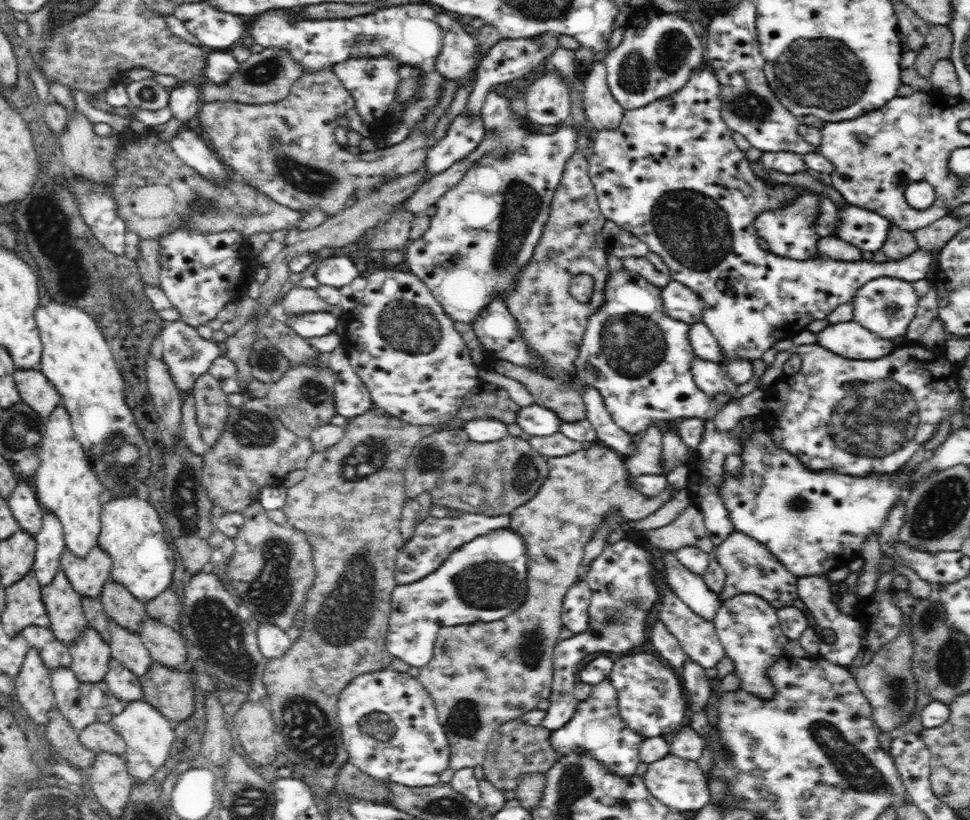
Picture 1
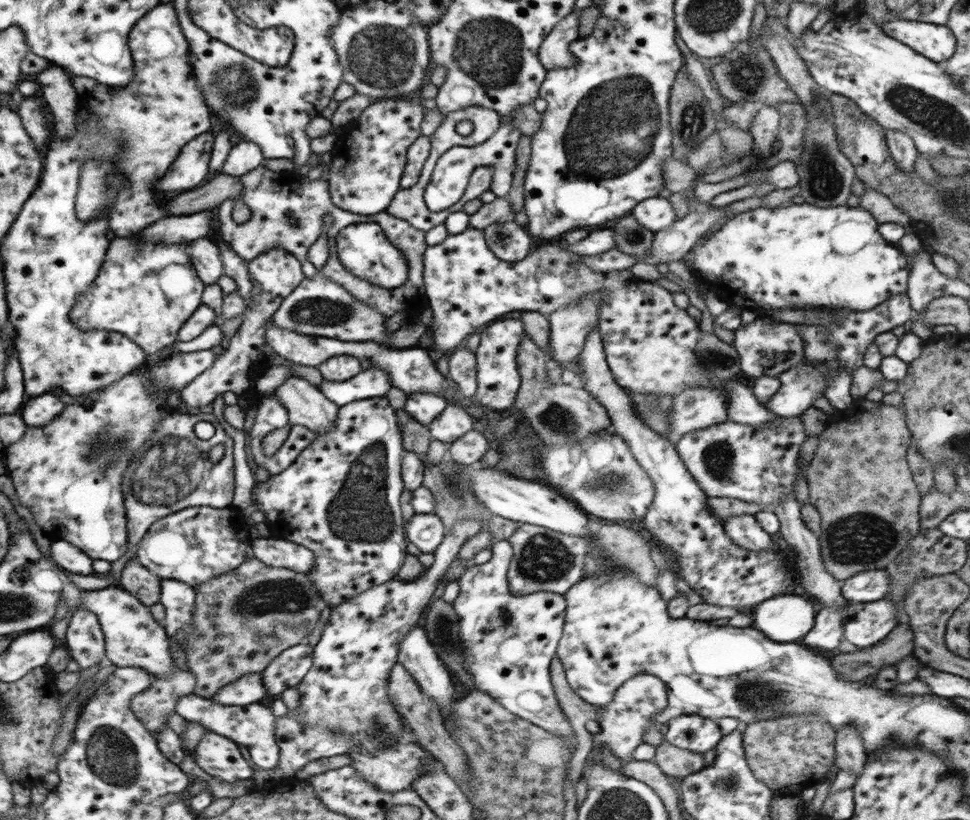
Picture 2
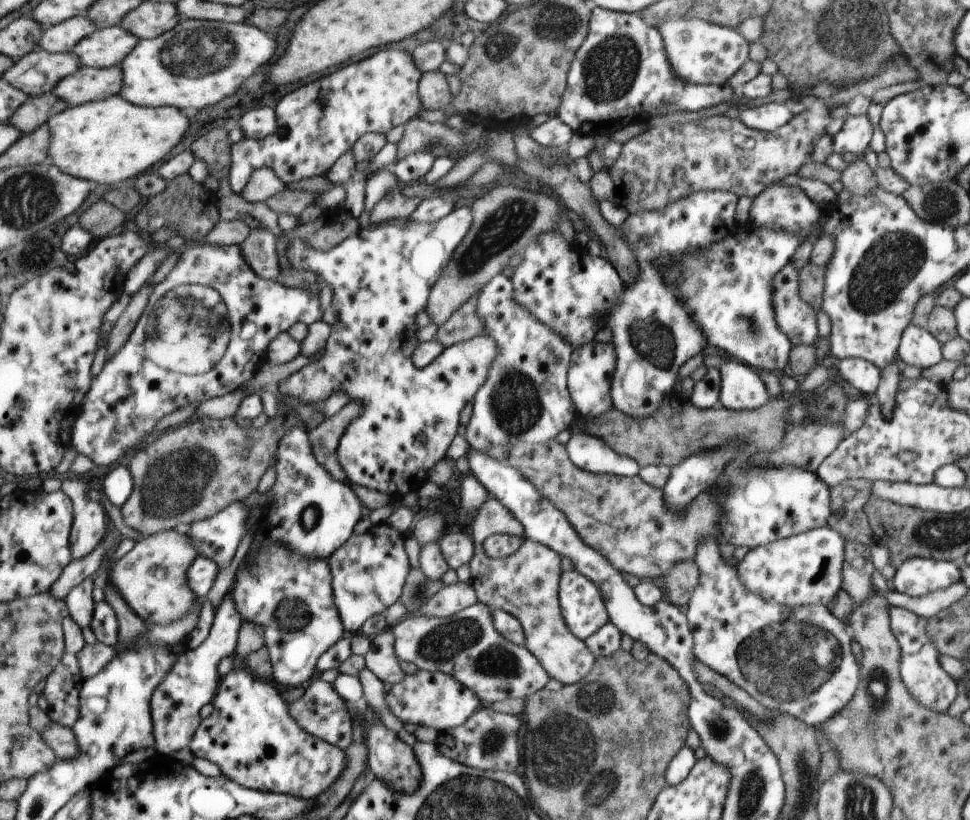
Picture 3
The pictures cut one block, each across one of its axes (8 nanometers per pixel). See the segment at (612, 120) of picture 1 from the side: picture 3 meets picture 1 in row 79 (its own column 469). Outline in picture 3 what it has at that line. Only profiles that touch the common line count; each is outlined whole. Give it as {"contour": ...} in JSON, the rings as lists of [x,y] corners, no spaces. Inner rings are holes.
{"contour":[[[458,581],[453,585],[442,585],[422,606],[418,614],[428,617],[449,617],[478,602],[470,582]]]}

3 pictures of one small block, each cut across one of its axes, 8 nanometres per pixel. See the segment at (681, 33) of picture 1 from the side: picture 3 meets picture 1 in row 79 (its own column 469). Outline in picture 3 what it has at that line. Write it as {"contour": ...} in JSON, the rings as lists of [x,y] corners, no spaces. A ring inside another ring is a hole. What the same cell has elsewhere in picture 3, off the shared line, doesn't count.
{"contour":[[[478,601],[449,617],[428,617],[420,614],[405,616],[389,628],[394,634],[396,656],[402,662],[412,662],[419,670],[452,674],[482,700],[483,706],[490,706],[506,698],[530,698],[544,689],[550,678],[540,661],[525,646],[512,644],[494,628],[492,609]]]}

